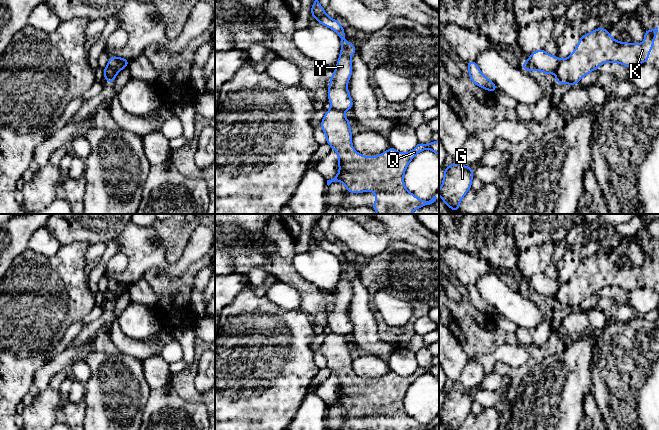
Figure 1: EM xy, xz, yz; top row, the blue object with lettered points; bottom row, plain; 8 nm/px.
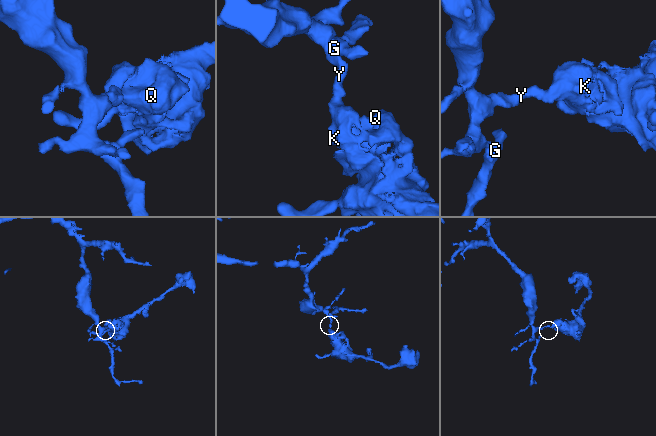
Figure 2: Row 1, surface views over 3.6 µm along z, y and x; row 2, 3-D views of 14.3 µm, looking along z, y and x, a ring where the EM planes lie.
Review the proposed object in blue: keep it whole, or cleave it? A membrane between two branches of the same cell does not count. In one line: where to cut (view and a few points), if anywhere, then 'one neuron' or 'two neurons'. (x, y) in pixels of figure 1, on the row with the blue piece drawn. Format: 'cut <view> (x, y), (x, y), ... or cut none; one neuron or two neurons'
cut xz (331, 107), (343, 112); two neurons

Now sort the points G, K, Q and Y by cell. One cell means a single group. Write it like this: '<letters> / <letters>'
G Y / K Q

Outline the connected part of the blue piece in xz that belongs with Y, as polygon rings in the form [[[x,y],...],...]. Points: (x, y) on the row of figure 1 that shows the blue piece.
[[[315,0],[312,4],[311,14],[320,24],[334,30],[341,40],[340,56],[328,87],[328,99],[331,108],[342,112],[353,109],[353,101],[347,89],[347,84],[352,75],[351,56],[357,51],[357,48],[351,42],[344,40],[345,30],[337,19],[331,19],[326,14],[318,0]]]

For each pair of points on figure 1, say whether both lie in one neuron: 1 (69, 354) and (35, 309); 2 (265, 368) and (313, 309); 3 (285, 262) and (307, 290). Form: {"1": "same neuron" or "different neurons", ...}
{"1": "different neurons", "2": "different neurons", "3": "same neuron"}

